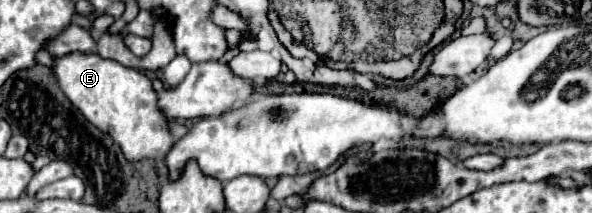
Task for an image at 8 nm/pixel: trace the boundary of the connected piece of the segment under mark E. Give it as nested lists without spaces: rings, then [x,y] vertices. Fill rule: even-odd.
[[[74,51],[56,57],[52,73],[72,105],[78,107],[92,125],[122,145],[128,161],[140,161],[146,157],[156,159],[158,155],[170,151],[170,145],[174,145],[174,139],[168,131],[168,121],[156,107],[158,95],[152,87],[152,81],[142,71],[112,59],[104,59],[98,53]]]

